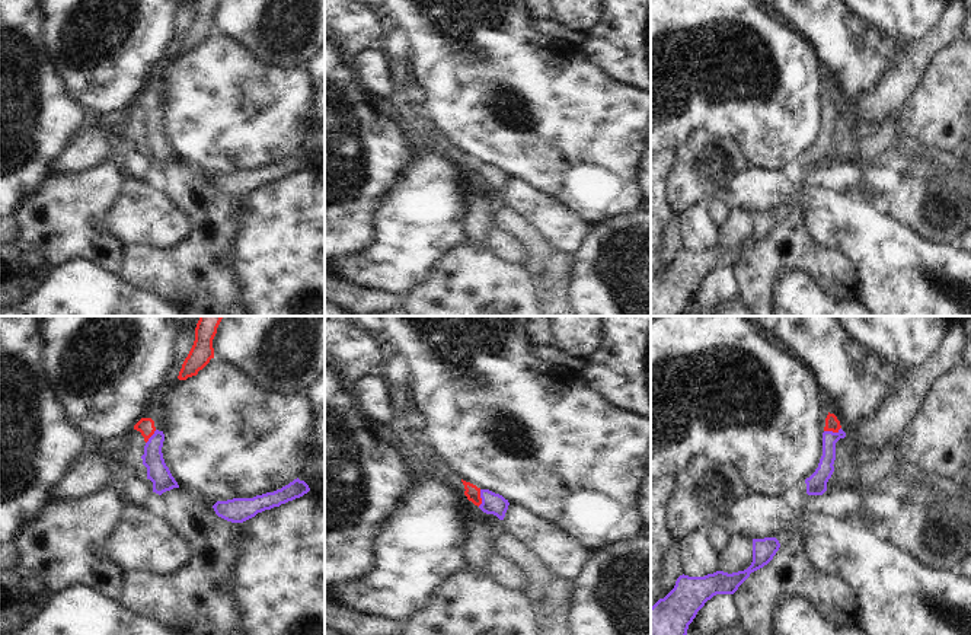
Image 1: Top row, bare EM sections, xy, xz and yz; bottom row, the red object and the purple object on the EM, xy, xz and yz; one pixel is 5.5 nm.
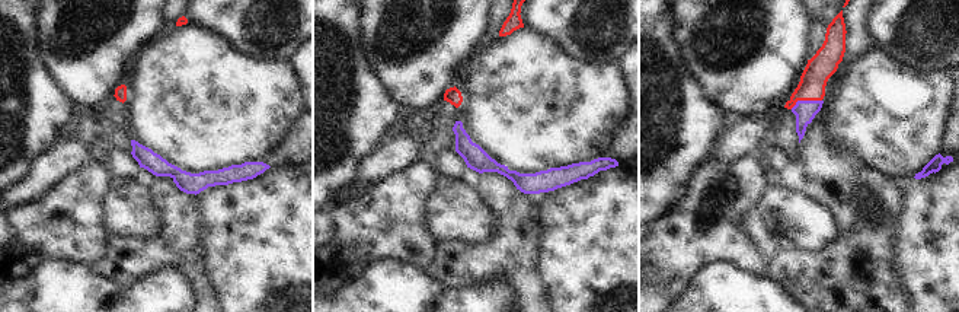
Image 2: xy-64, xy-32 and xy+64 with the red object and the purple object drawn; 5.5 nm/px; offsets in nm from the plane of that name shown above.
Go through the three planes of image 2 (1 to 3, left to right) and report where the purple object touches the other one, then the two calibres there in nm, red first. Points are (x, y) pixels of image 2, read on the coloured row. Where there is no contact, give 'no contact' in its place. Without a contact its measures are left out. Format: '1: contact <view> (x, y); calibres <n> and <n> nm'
1: no contact
2: no contact
3: contact xy+64 (805, 99); calibres 150 and 120 nm

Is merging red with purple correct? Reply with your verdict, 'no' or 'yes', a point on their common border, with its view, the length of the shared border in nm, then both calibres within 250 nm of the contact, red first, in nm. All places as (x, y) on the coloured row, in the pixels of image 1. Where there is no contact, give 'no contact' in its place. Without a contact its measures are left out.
yes | yz (831, 430) | 100 nm | 80/90 nm

